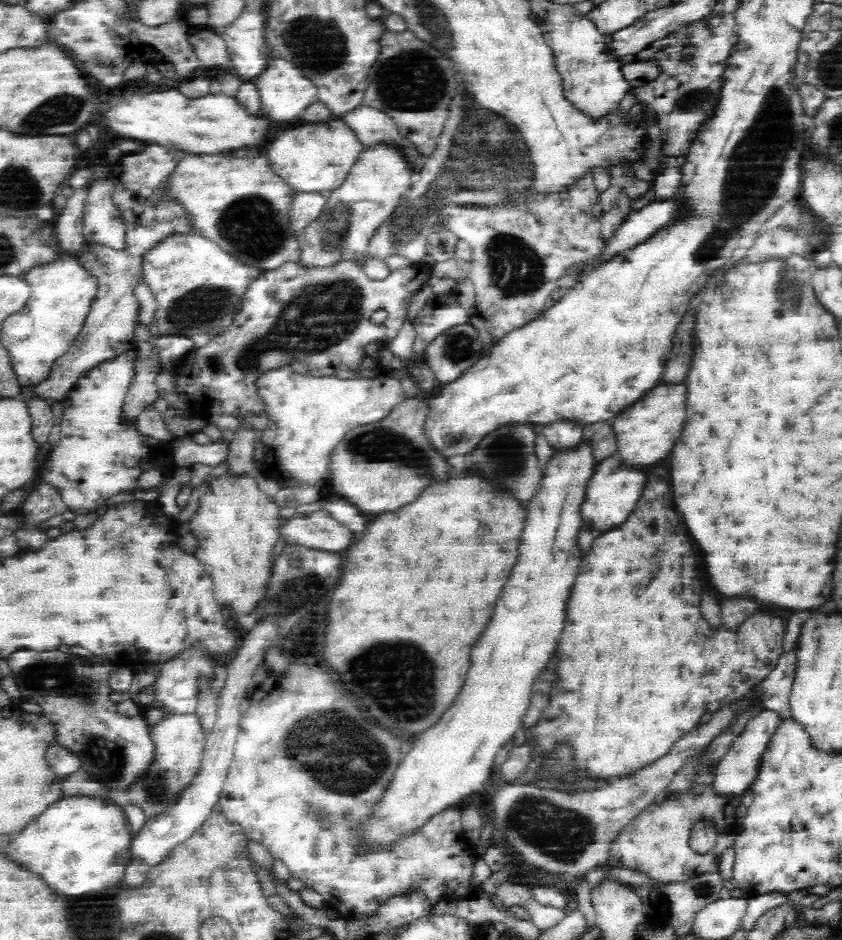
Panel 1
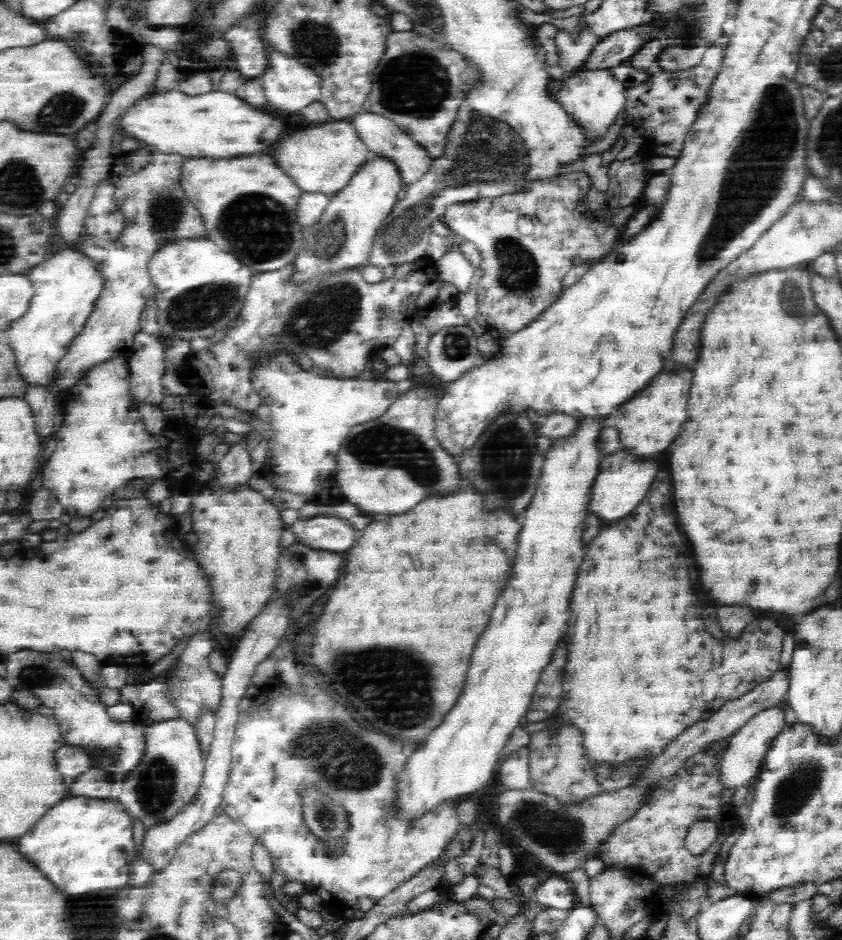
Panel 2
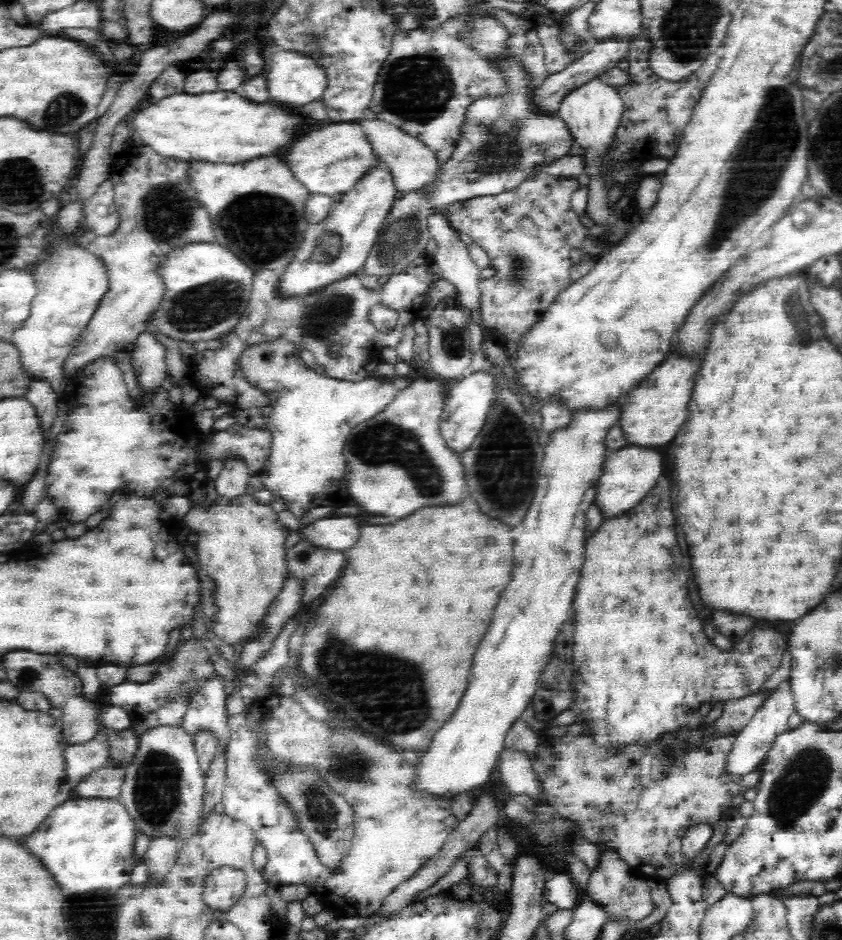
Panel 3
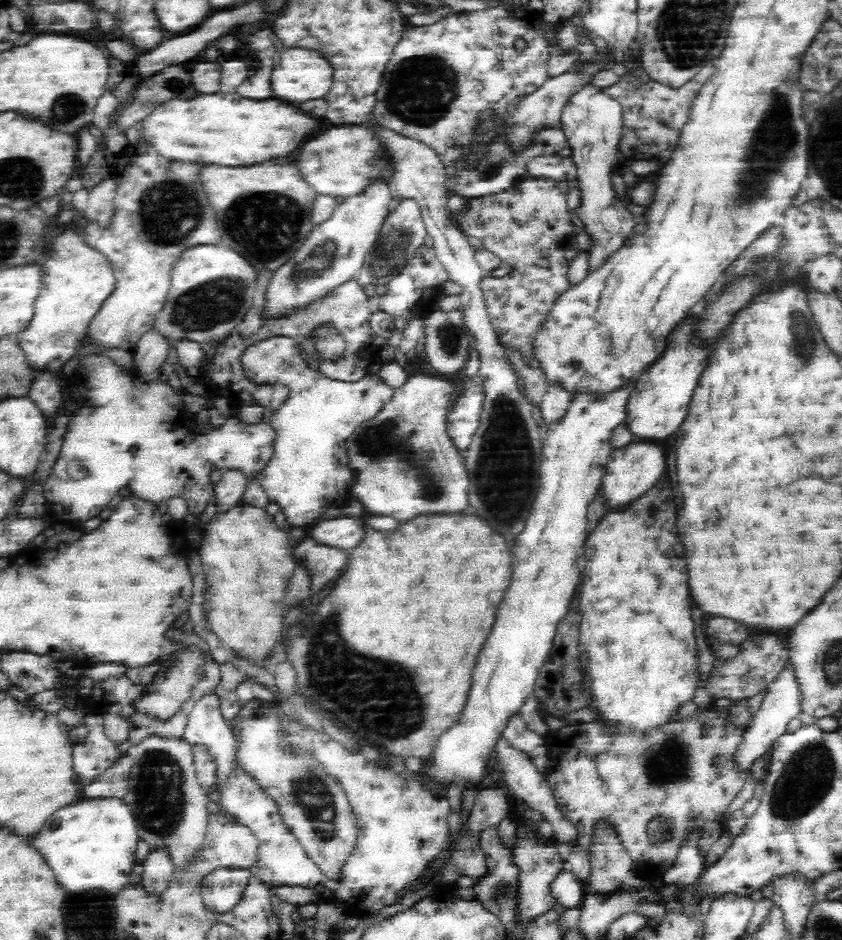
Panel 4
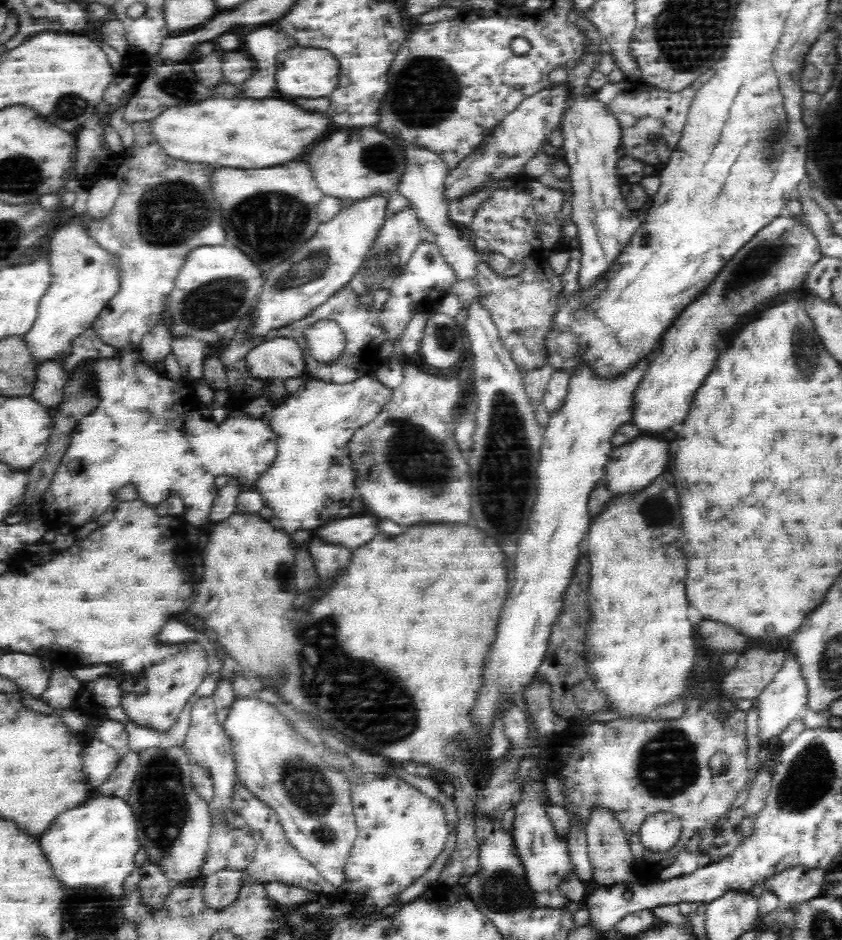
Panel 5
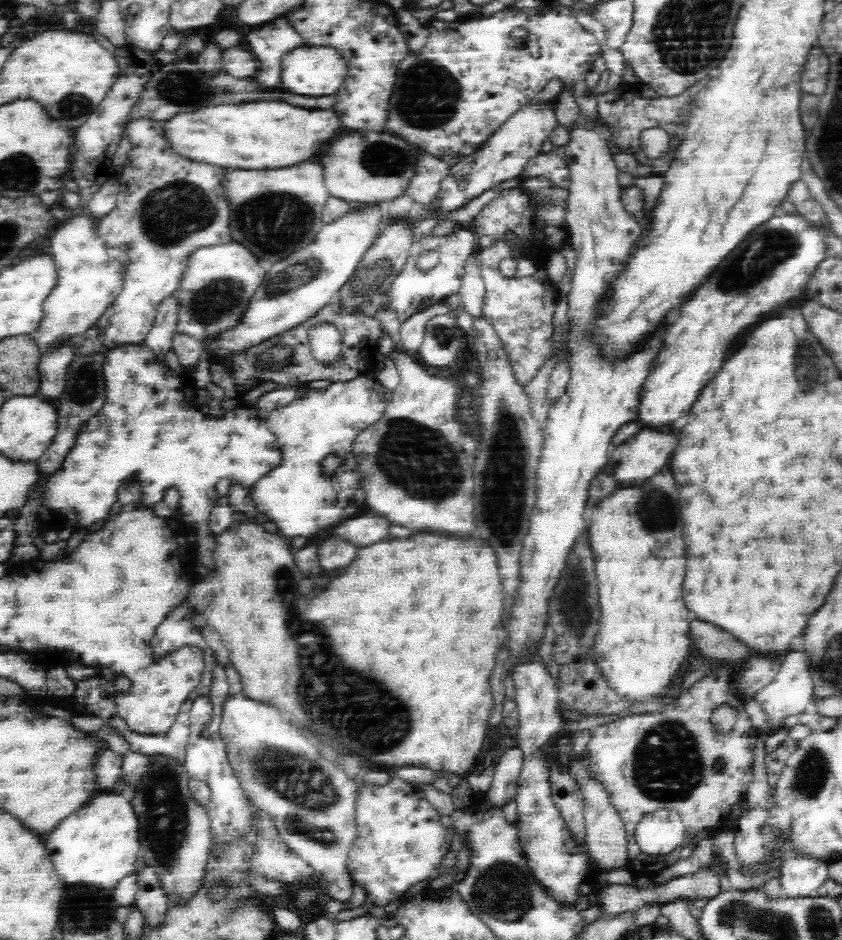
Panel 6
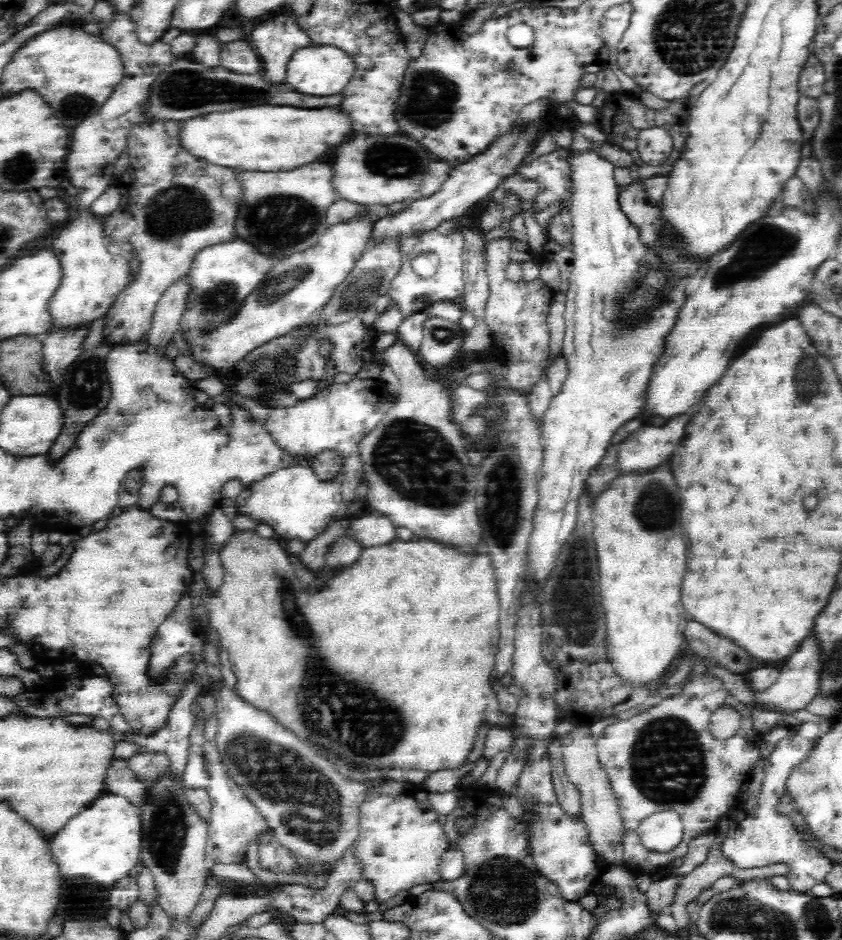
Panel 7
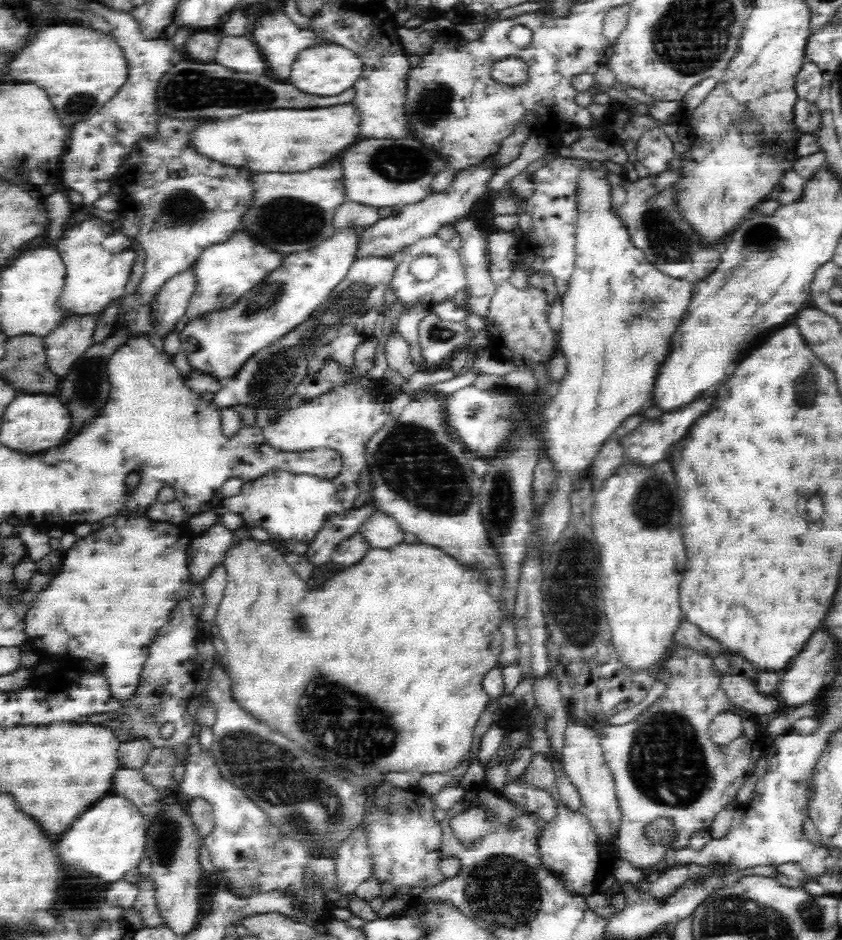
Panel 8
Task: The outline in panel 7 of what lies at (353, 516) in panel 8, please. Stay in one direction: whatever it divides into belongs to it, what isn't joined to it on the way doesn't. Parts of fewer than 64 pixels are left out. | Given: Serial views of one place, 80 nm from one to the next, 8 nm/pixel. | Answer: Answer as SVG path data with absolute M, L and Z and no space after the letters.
M332 522L328 528L319 534L312 542L308 542L300 554L297 554L300 565L308 570L324 568L324 556L328 552L328 545L336 538L346 535L347 526L351 522Z

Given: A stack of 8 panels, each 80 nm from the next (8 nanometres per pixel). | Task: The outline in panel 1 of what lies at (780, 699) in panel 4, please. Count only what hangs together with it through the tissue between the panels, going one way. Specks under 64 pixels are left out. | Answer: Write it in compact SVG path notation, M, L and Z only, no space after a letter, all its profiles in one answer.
M764 709L756 718L752 718L748 722L748 726L744 728L744 732L740 734L740 738L736 738L730 750L722 756L722 760L714 770L712 790L713 794L718 798L730 798L740 796L748 790L757 775L761 754L764 752L765 746L768 744L769 736L776 728L777 720L780 718L776 711Z

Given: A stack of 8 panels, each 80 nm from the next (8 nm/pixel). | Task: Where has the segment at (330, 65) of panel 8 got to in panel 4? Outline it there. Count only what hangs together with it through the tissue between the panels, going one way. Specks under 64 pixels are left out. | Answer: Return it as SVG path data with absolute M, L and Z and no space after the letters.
M282 48L274 54L274 64L272 64L272 96L284 102L306 102L306 100L318 100L324 98L324 94L330 88L332 82L332 72L330 65L314 50L304 48L292 48L286 50Z

